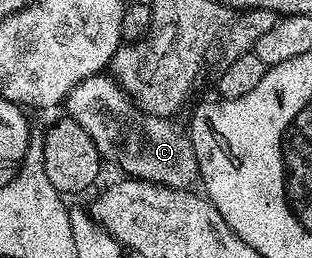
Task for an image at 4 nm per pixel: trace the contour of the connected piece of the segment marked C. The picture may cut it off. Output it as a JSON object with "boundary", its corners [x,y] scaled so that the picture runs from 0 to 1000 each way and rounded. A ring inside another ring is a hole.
{"boundary":[[[311,291],[292,298],[288,306],[263,306],[263,322],[250,322],[250,337],[237,337],[237,353],[224,353],[224,368],[218,372],[212,395],[212,438],[215,450],[234,453],[247,469],[247,477],[276,504],[276,523],[288,523],[288,539],[301,539],[301,570],[314,570],[314,585],[321,589],[324,612],[337,628],[362,624],[365,636],[375,640],[378,651],[388,655],[388,674],[407,678],[413,690],[442,698],[442,702],[490,702],[500,717],[542,717],[551,733],[599,733],[606,725],[625,721],[619,717],[635,690],[641,686],[641,651],[635,647],[635,632],[628,628],[628,605],[622,601],[622,585],[615,581],[615,535],[606,527],[599,512],[590,516],[574,500],[571,488],[561,484],[561,465],[542,461],[535,453],[510,453],[506,446],[494,446],[490,438],[471,438],[468,430],[455,430],[433,407],[423,391],[423,372],[401,353],[401,345],[378,326],[356,295],[346,291]]]}

